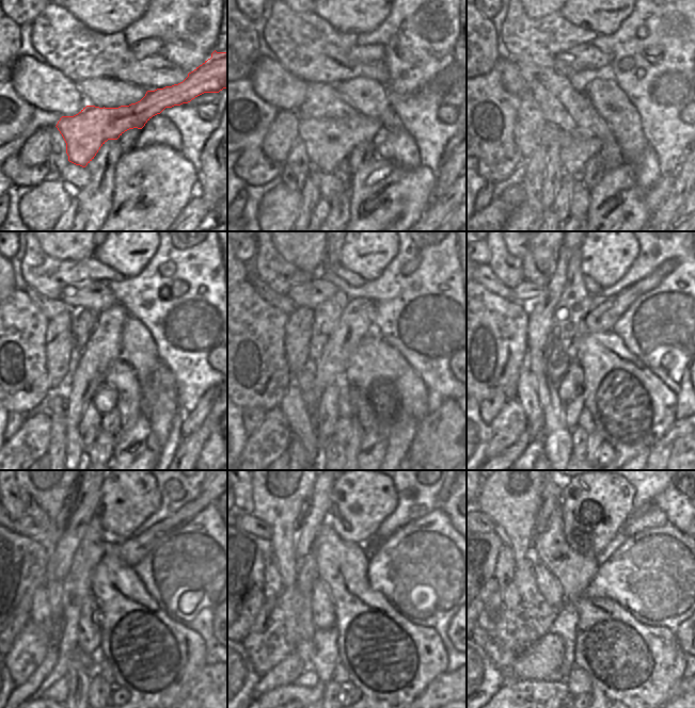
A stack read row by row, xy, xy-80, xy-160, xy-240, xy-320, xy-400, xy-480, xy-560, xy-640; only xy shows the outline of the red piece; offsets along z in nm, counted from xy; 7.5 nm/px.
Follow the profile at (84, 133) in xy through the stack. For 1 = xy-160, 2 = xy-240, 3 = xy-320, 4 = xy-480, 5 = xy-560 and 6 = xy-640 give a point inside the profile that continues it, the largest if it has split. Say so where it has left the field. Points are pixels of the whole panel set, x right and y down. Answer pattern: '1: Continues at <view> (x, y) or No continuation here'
1: Continues at xy-160 (574, 153)
2: Continues at xy-240 (105, 399)
3: Continues at xy-320 (345, 412)
4: Continues at xy-480 (103, 668)
5: Continues at xy-560 (341, 675)
6: Continues at xy-640 (579, 682)

